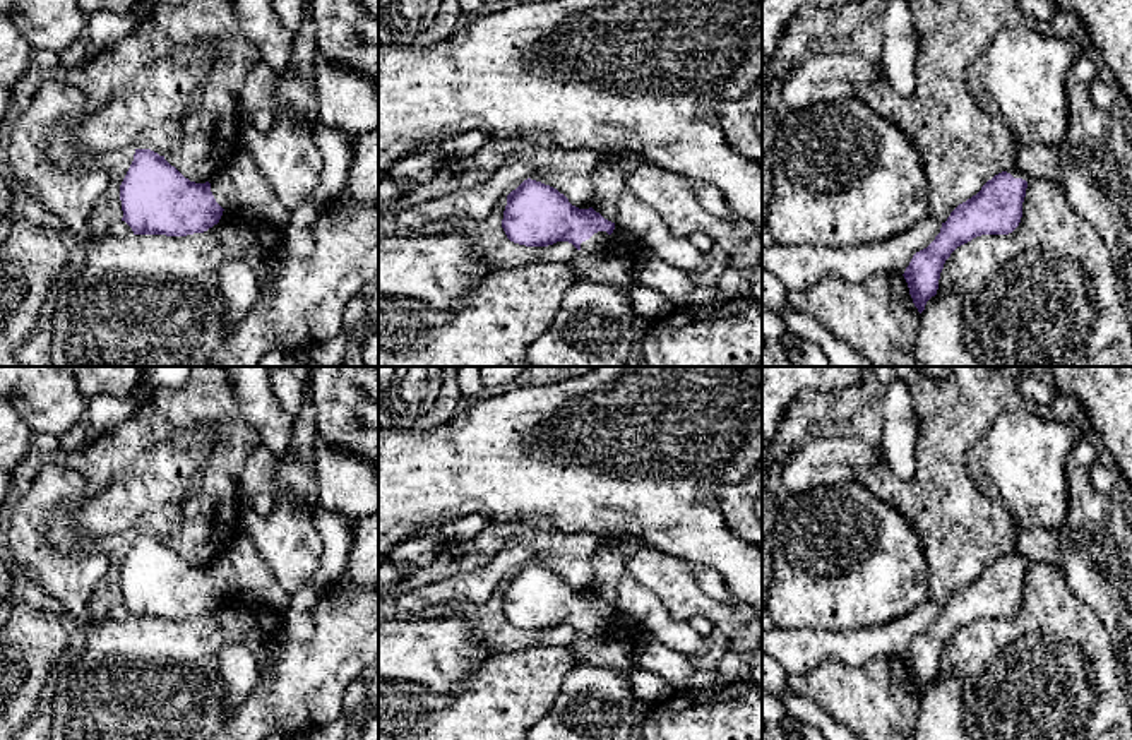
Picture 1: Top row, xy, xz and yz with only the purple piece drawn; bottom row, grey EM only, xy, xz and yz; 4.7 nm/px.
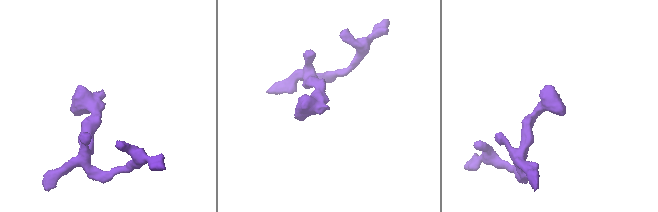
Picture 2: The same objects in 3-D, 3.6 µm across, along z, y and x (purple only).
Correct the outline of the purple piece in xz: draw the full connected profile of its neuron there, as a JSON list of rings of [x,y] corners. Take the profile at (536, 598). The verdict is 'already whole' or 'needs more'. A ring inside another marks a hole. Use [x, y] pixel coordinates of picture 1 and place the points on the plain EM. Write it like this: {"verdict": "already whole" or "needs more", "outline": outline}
{"verdict": "needs more", "outline": [[[527,562],[507,579],[502,612],[519,629],[569,625],[577,634],[594,636],[610,624],[615,606],[593,591],[572,589],[557,572]]]}

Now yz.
{"verdict": "needs more", "outline": [[[1060,528],[1019,529],[1016,552],[995,558],[976,579],[959,588],[935,624],[913,639],[903,659],[920,697],[937,678],[944,648],[957,630],[981,618],[1009,618],[1019,610],[1028,562],[1062,567]]]}

